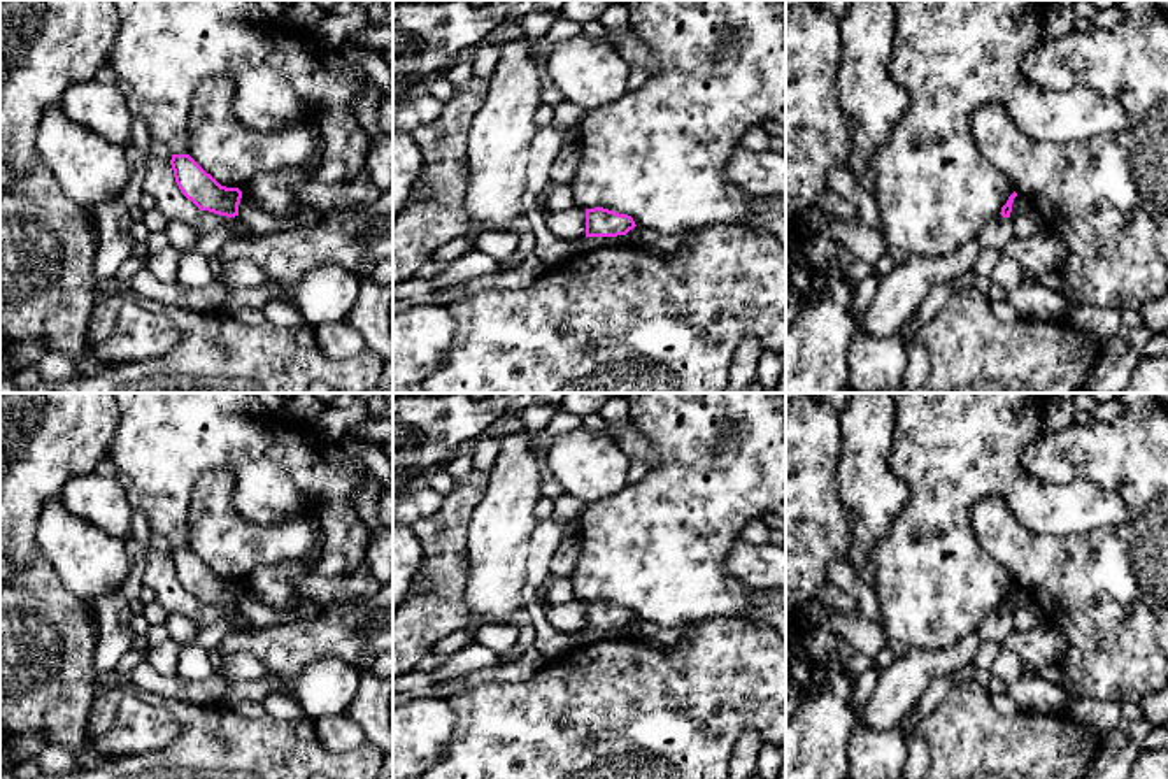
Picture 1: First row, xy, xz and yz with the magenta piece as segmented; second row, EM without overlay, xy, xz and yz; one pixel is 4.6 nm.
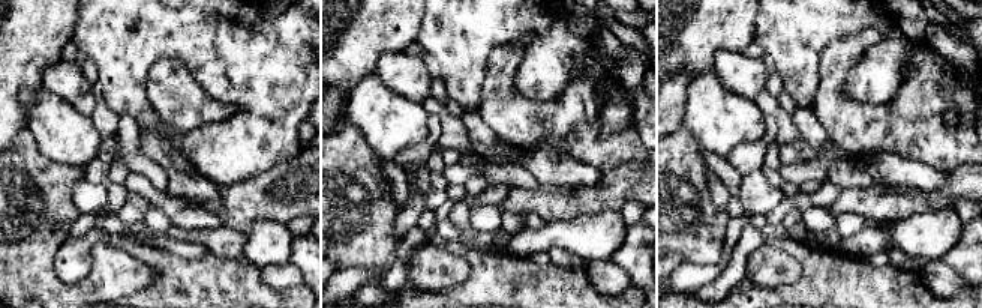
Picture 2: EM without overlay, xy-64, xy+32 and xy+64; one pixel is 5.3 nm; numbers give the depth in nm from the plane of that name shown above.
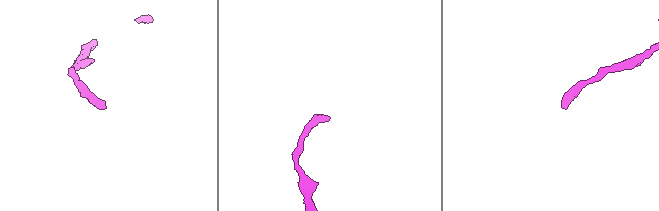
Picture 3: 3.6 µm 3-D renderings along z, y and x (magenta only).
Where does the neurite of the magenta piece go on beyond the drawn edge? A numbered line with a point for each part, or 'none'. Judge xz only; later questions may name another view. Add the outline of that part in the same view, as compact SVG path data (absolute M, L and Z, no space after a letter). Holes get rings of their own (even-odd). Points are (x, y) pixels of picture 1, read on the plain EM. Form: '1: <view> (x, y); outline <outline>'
none

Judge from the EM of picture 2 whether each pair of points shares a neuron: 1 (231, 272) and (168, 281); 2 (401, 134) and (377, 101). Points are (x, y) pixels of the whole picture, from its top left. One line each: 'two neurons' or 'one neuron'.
1: one neuron
2: one neuron

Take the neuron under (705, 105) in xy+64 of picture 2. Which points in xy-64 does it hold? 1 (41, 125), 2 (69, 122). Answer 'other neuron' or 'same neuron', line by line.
1: same neuron
2: same neuron

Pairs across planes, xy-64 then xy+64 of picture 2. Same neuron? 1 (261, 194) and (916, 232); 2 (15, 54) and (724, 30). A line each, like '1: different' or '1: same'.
1: different
2: same

